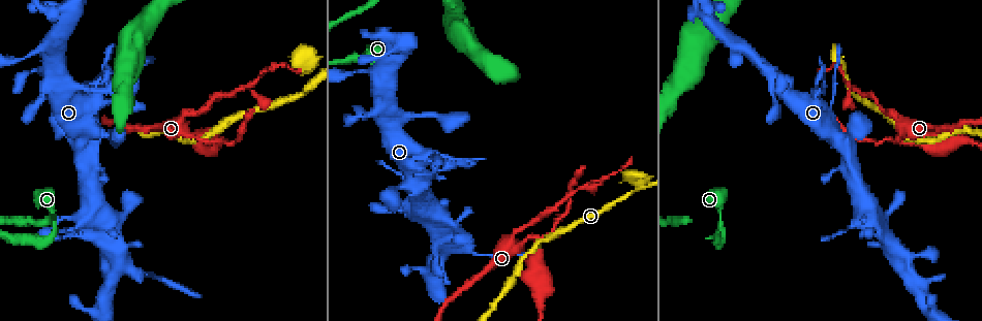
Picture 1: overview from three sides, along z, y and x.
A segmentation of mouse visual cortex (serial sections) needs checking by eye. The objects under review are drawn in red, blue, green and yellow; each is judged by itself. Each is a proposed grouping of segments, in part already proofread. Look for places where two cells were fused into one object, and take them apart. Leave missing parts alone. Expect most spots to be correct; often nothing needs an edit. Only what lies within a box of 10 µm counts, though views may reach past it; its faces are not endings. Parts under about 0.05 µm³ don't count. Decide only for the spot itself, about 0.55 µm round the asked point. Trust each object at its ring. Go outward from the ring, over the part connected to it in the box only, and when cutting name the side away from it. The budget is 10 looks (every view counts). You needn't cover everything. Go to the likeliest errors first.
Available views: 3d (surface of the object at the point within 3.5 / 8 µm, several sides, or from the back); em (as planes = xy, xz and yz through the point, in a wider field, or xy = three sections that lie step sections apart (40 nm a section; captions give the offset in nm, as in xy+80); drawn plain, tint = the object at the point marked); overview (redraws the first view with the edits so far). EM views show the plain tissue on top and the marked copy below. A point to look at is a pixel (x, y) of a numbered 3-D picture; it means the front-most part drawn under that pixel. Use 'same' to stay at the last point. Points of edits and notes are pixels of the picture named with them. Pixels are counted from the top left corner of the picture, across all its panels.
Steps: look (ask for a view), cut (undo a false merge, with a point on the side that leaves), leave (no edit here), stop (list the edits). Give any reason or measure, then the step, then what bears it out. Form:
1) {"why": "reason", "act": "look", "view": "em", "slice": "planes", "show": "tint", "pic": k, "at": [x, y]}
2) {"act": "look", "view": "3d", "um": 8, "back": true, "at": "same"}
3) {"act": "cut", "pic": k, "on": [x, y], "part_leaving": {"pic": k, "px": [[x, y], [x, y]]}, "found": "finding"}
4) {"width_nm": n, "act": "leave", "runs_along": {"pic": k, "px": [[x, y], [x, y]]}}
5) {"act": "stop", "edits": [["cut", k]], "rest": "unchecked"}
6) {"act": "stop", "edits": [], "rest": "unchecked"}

{"why": "thick turns thin", "act": "look", "view": "3d", "um": 3.5, "pic": 1, "at": [441, 154]}

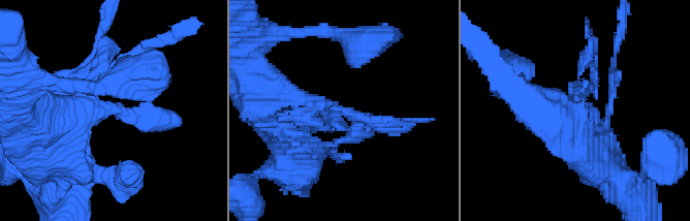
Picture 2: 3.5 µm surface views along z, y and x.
{"act": "look", "view": "em", "slice": "xy", "step": 2, "show": "tint", "pic": 2, "at": [109, 111]}

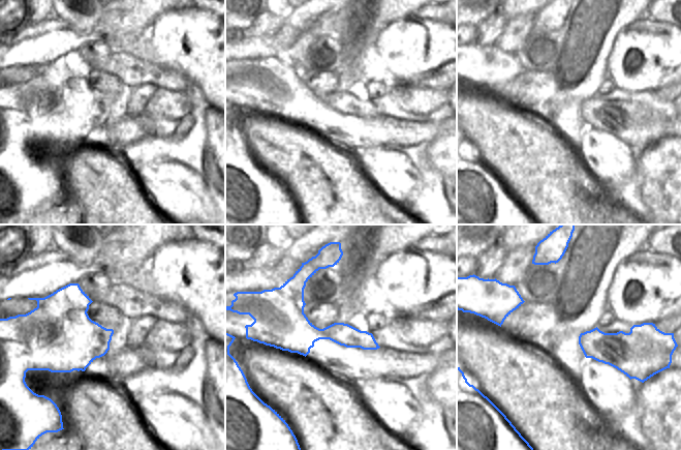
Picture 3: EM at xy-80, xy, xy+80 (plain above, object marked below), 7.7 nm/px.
{"why": "another direction", "act": "look", "view": "em", "slice": "planes", "show": "tint", "at": "same"}

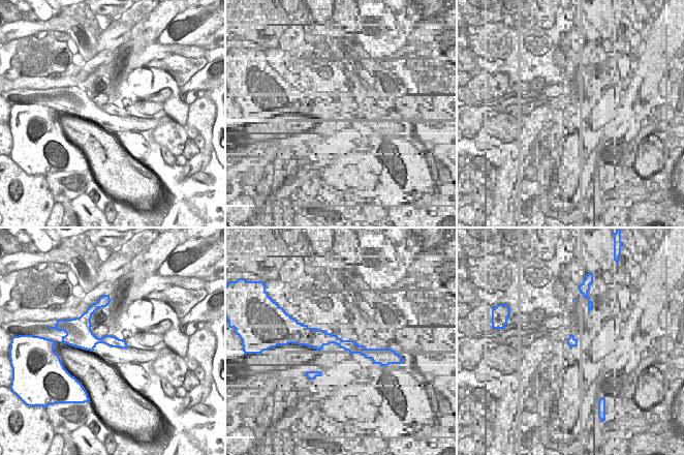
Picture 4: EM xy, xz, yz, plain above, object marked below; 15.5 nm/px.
{"width_nm": 170, "act": "leave", "runs_along": {"pic": 2, "px": [[279, 95], [406, 127]]}, "found": "one cell here"}

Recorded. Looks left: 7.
{"why": "a fork", "act": "look", "view": "3d", "um": 8, "back": true, "pic": 1, "at": [901, 141]}

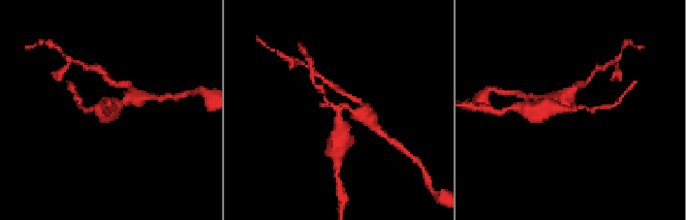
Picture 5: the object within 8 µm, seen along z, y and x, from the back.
{"why": "closer look", "act": "look", "view": "3d", "um": 3.5, "at": "same"}

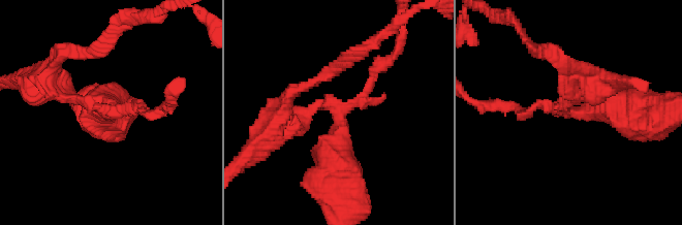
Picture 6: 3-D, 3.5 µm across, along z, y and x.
{"arm_widths_nm": [150, 200, 450], "act": "cut", "pic": 6, "on": [113, 110], "part_leaving": {"pic": 6, "px": [[81, 99], [105, 113]]}, "found": "a second cell is stuck on"}

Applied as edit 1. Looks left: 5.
{"why": "abrupt turn", "act": "look", "view": "3d", "um": 3.5, "pic": 1, "at": [842, 62]}

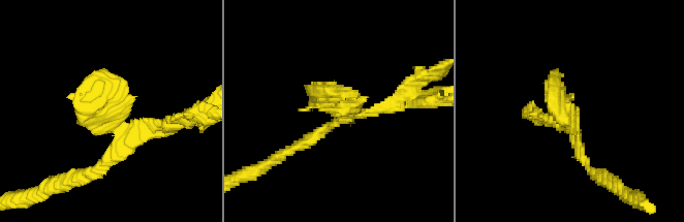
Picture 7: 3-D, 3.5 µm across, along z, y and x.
{"why": "shape alone is not enough", "act": "look", "view": "em", "slice": "xy", "step": 5, "show": "tint", "pic": 7, "at": [566, 110]}

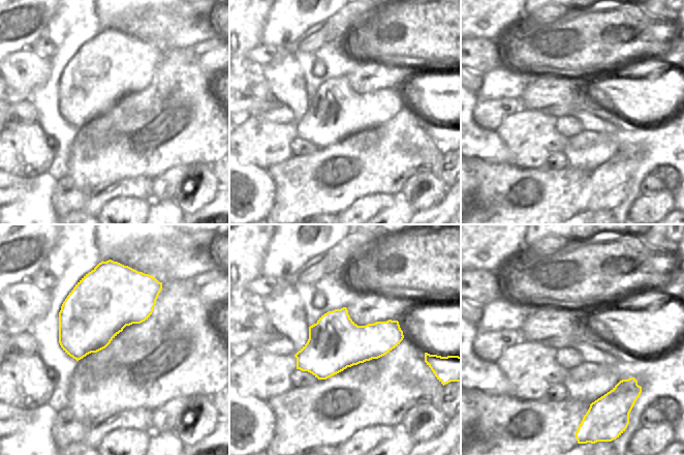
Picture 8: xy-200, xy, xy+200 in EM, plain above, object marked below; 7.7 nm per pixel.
{"act": "cut", "pic": 7, "on": [123, 94], "found": "two cells meet here"}

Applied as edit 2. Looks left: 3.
{"why": "abrupt turn", "act": "look", "view": "3d", "um": 3.5, "pic": 1, "at": [717, 231]}

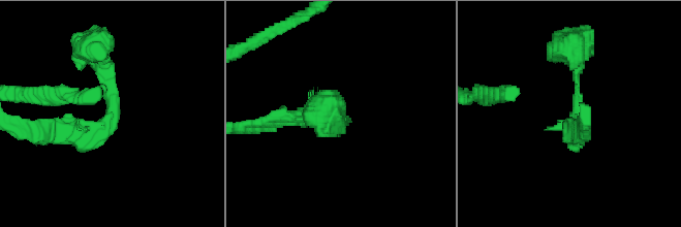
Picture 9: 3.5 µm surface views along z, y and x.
{"arm_widths_nm": [200, 250], "act": "look", "view": "em", "slice": "xy", "step": 3, "show": "tint", "pic": 9, "at": [114, 116]}

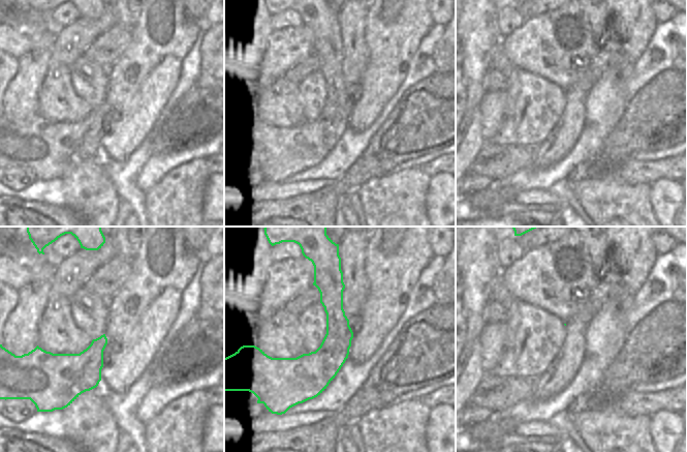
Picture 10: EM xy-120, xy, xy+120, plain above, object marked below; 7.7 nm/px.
{"width_nm": 260, "act": "leave", "runs_along": {"pic": 9, "px": [[99, 49], [113, 116], [49, 134]]}, "found": "continuous, no second cell"}

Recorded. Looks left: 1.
{"act": "stop", "edits": [["cut", 6], ["cut", 7]], "rest": "unchecked"}

